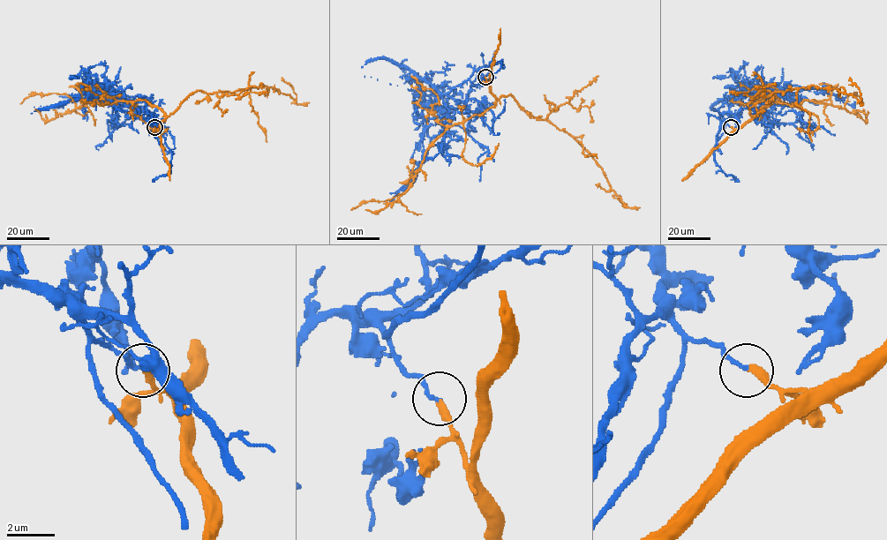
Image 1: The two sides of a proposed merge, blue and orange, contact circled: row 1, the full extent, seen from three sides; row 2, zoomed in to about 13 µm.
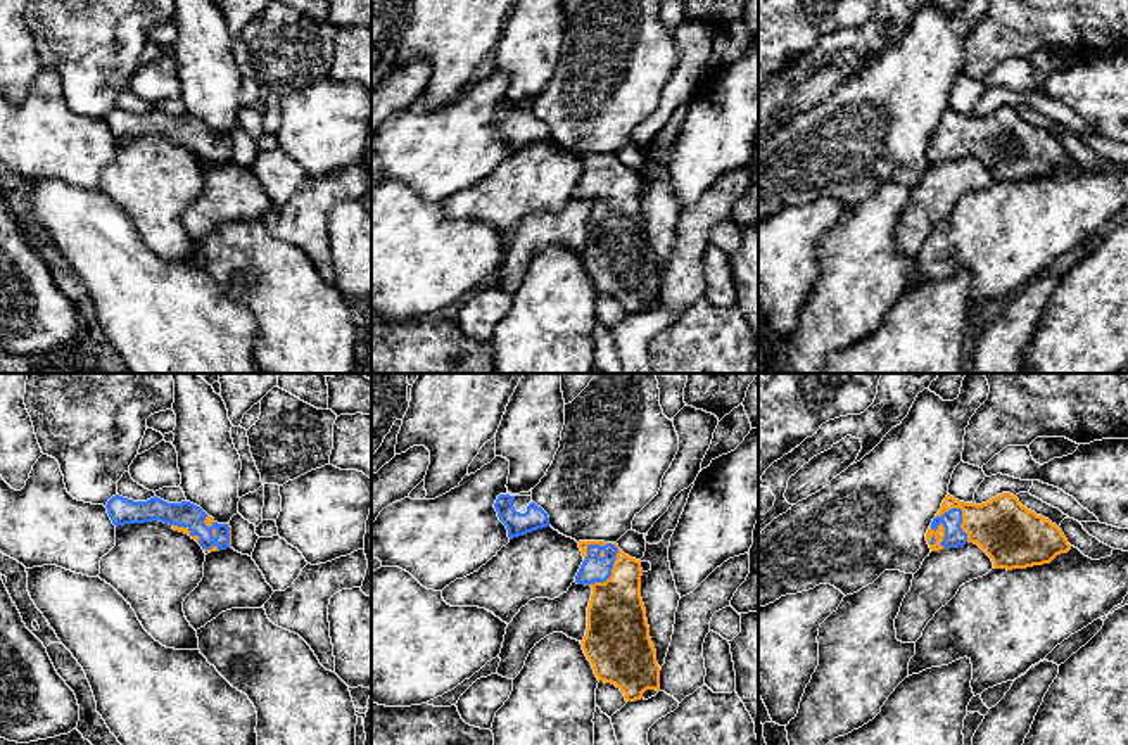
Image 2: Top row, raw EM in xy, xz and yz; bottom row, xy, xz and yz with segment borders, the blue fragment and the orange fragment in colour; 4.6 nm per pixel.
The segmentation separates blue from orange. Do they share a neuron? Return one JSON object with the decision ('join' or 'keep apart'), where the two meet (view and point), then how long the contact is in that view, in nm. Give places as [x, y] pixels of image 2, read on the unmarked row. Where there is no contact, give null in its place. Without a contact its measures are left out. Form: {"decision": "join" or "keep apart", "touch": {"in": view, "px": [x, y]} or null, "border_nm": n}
{"decision": "keep apart", "touch": {"in": "yz", "px": [945, 144]}, "border_nm": 130}

